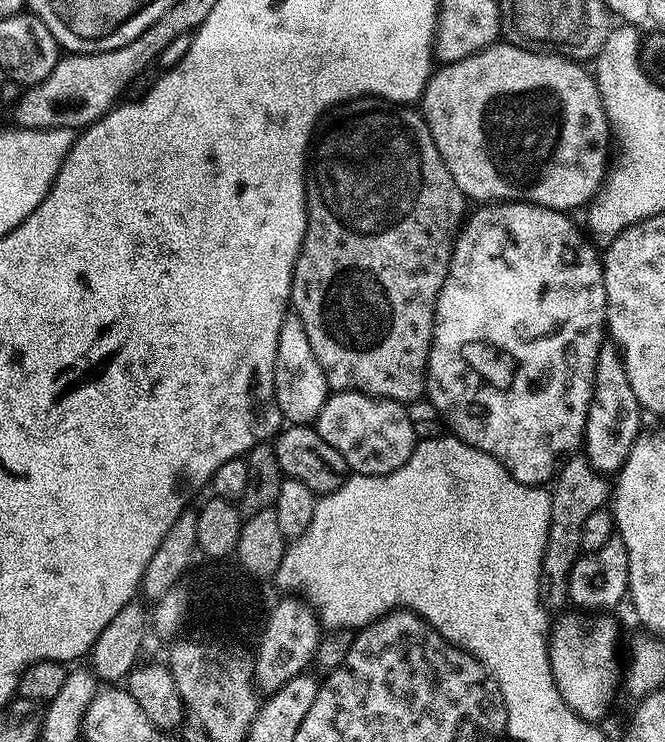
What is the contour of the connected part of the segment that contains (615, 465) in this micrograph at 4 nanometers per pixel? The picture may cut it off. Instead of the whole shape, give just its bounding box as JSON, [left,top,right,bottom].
[582,343,642,473]

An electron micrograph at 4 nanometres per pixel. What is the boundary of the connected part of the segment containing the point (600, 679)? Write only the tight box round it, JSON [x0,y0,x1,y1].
[548,615,622,722]

